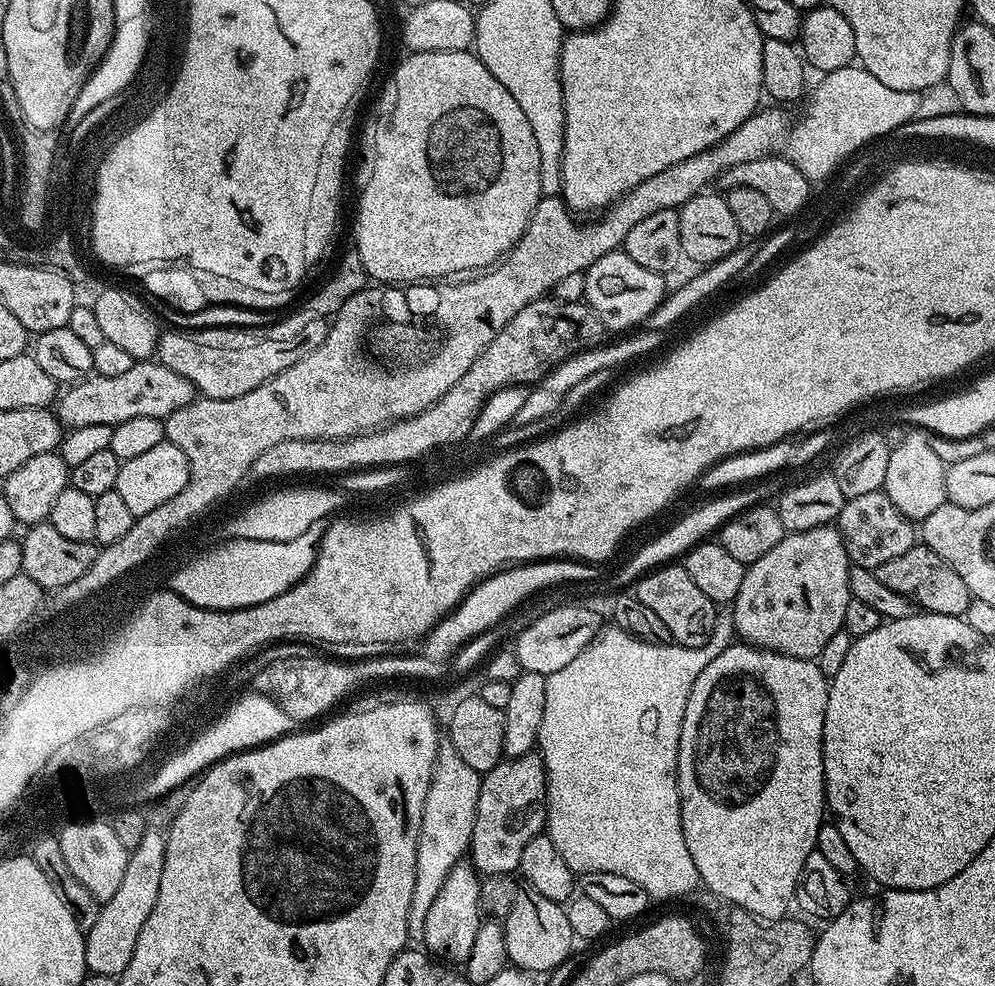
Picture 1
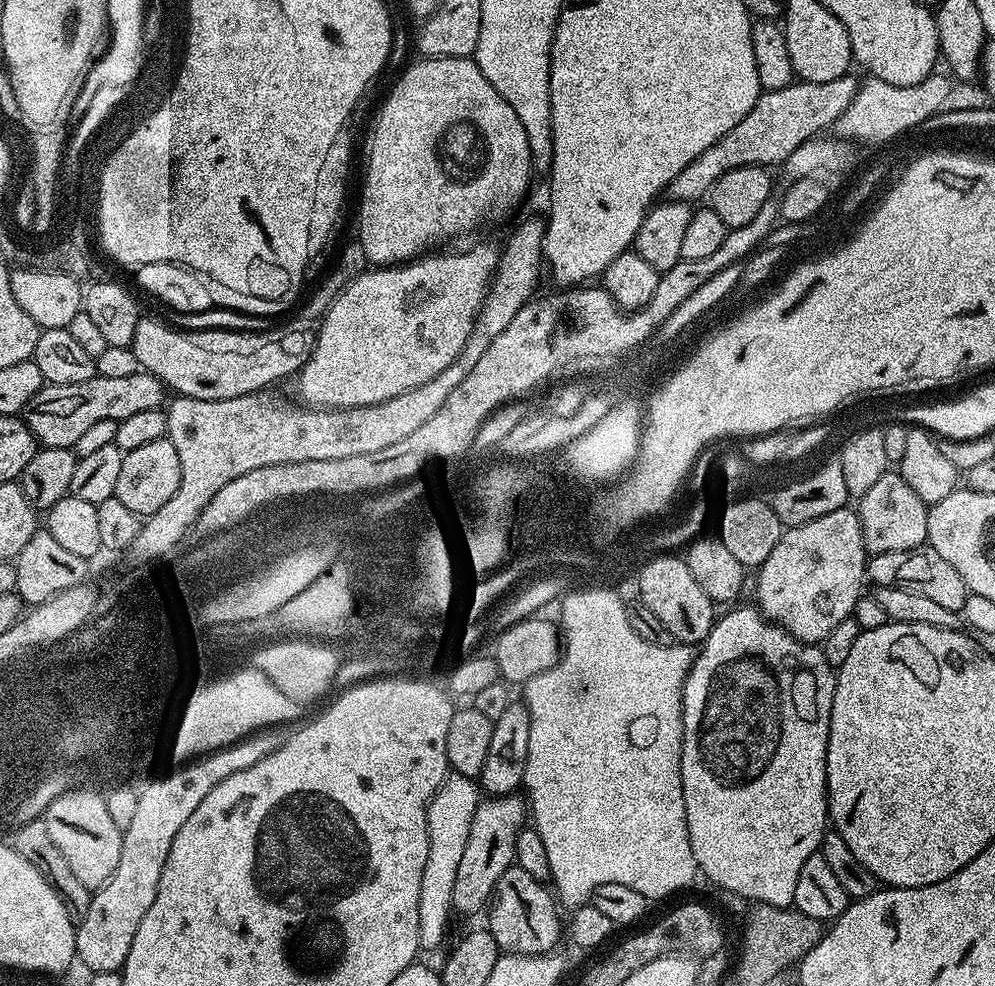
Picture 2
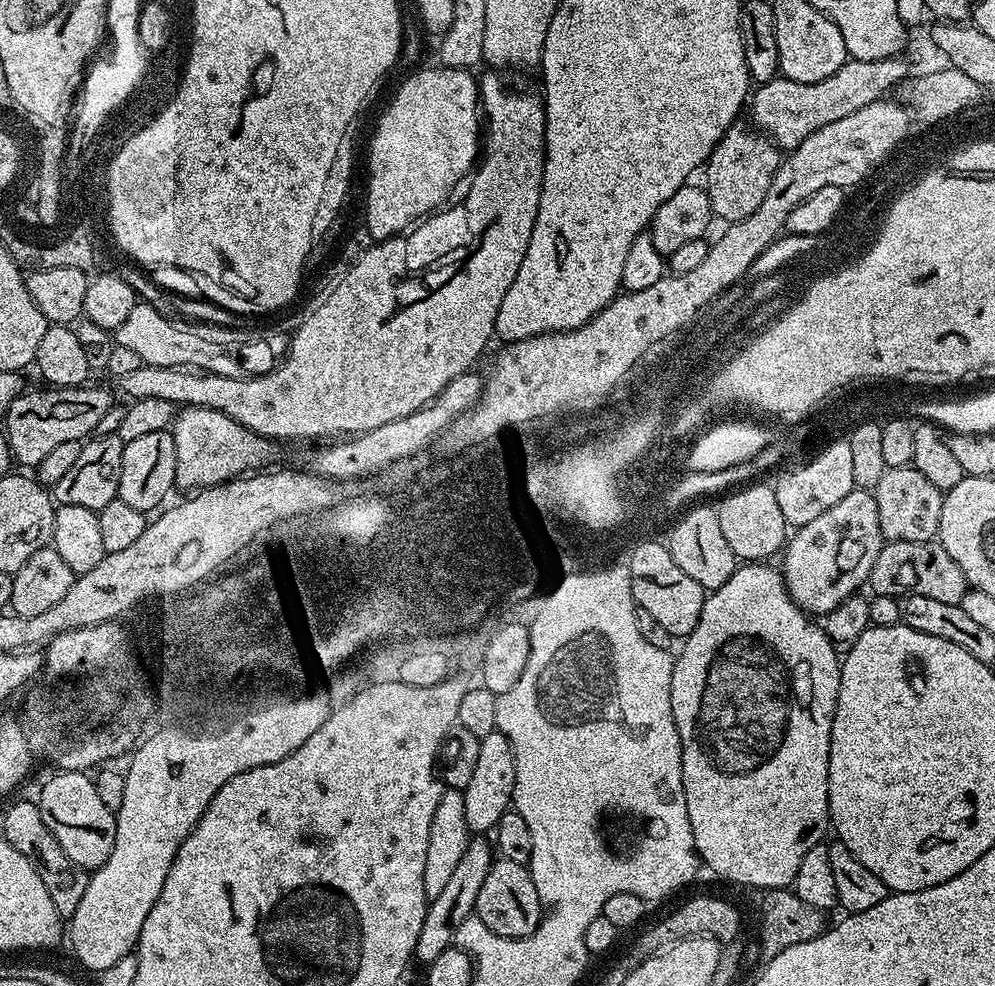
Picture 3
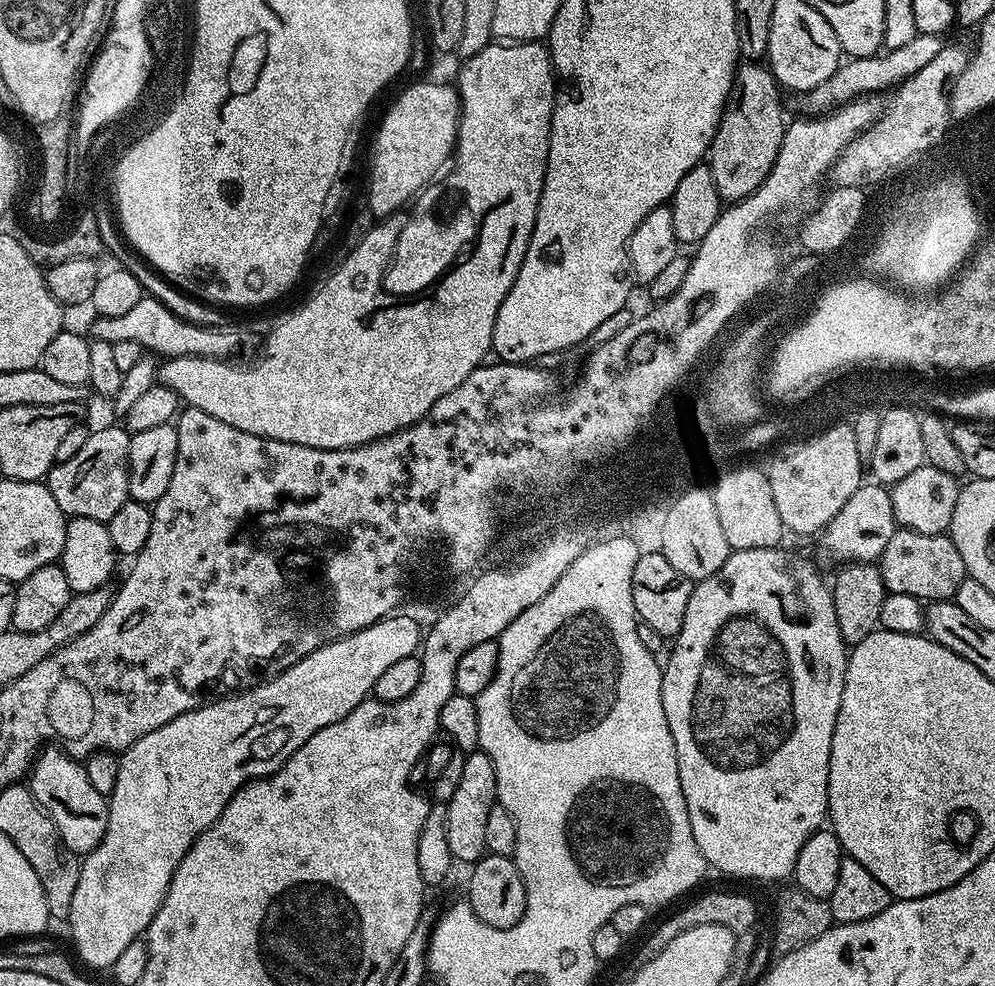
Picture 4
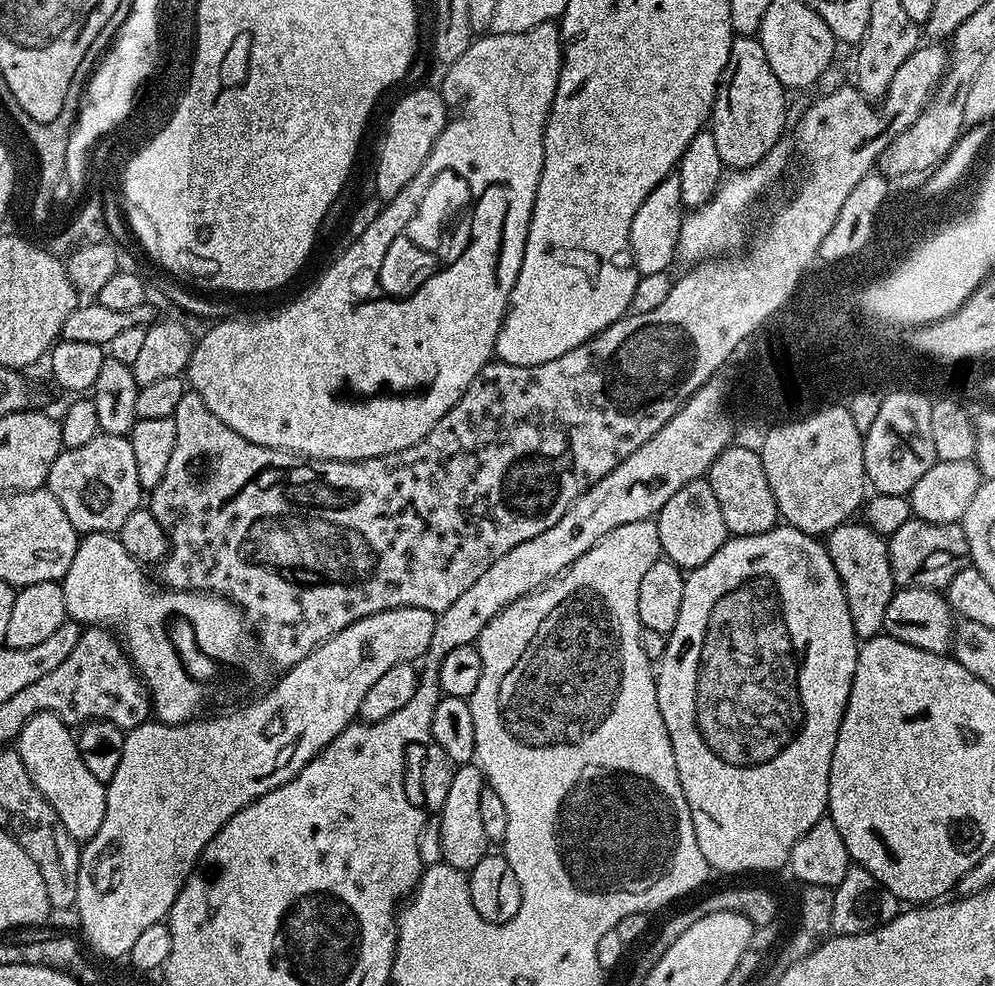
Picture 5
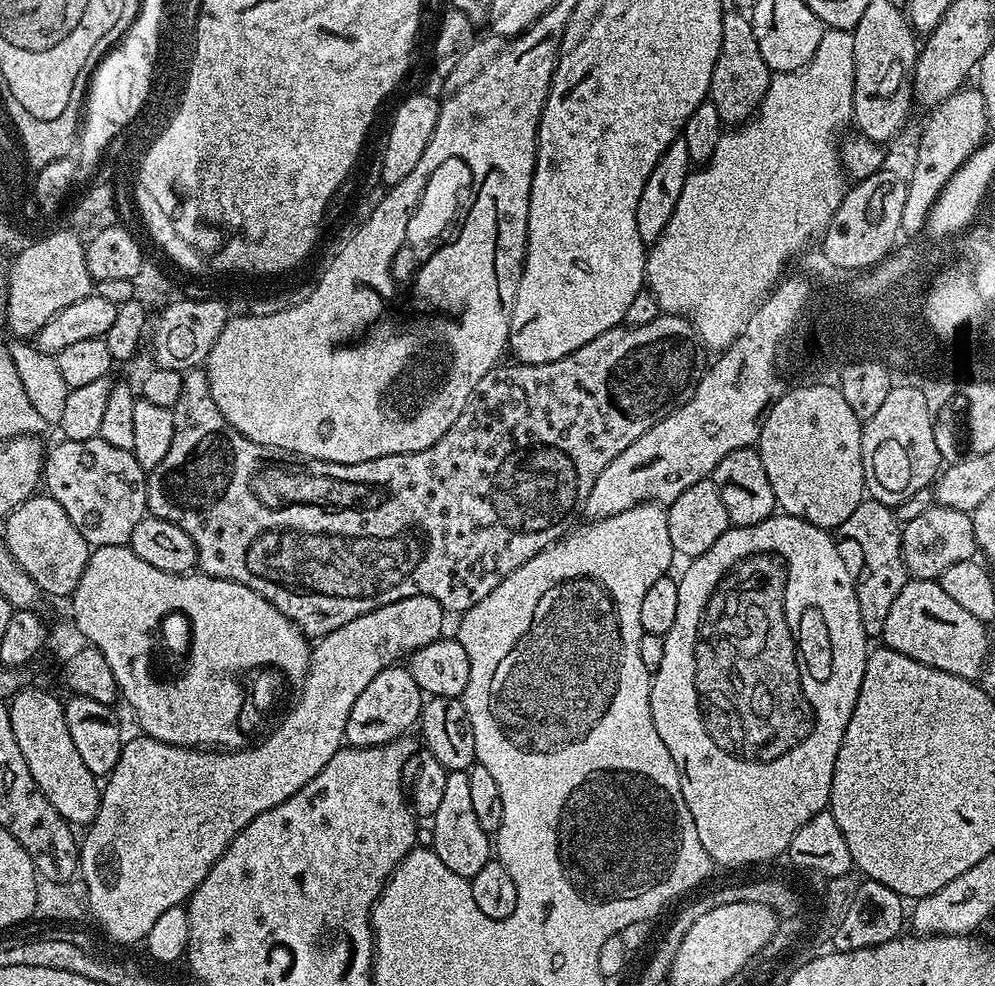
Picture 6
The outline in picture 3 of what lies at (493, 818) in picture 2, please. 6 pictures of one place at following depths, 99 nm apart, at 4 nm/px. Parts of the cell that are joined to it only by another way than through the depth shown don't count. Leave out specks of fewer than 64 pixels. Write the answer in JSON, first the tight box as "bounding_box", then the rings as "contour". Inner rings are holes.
{"bounding_box":[414,838,494,966],"contour":[[[484,838],[469,839],[466,850],[455,868],[454,874],[446,882],[442,894],[431,897],[428,905],[428,913],[422,922],[422,930],[418,934],[416,942],[416,951],[414,953],[417,961],[421,960],[424,966],[434,962],[442,950],[453,947],[456,932],[466,923],[469,923],[470,917],[475,913],[476,903],[478,902],[478,889],[482,886],[483,879],[490,870],[494,859],[494,848],[491,843],[488,844]]]}

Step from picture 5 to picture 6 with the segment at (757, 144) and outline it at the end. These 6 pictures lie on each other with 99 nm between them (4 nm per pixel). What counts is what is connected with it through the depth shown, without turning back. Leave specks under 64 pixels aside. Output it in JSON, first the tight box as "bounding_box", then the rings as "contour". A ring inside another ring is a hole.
{"bounding_box":[708,10,773,126],"contour":[[[740,10],[725,11],[722,46],[718,50],[718,62],[714,62],[714,74],[708,87],[710,102],[725,125],[739,126],[755,116],[762,98],[766,98],[773,75],[772,69],[766,66],[762,58],[762,50],[758,50],[758,38],[754,38],[751,19]]]}

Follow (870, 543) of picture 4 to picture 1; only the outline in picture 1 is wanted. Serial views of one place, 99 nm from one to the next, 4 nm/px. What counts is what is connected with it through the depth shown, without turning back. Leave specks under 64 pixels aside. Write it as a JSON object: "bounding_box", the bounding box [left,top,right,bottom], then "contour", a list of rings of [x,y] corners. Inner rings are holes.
{"bounding_box":[730,526,852,660],"contour":[[[825,526],[785,534],[782,542],[774,546],[774,550],[762,554],[758,562],[747,565],[744,569],[742,590],[738,590],[730,605],[734,610],[736,636],[743,643],[755,644],[757,648],[781,652],[803,660],[816,660],[822,654],[822,646],[826,646],[826,641],[843,629],[846,606],[852,599],[852,591],[848,585],[849,567],[850,561],[839,527]]]}

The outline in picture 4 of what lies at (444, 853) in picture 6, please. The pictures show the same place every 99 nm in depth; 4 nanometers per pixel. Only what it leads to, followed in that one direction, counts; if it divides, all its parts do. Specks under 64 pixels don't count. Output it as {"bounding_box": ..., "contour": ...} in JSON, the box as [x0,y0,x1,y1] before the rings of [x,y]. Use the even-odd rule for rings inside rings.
{"bounding_box":[446,750,497,866],"contour":[[[477,750],[467,753],[462,766],[462,779],[458,781],[452,797],[446,801],[446,838],[453,861],[460,863],[461,860],[465,866],[471,866],[485,855],[486,822],[497,802],[494,762],[490,762],[485,752]]]}

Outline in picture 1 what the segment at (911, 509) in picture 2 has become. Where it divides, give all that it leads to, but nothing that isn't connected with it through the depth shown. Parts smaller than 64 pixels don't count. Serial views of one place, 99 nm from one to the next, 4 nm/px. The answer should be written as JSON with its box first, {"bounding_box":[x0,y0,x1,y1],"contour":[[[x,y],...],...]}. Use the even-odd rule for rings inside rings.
{"bounding_box":[838,490,918,570],"contour":[[[883,490],[845,500],[838,517],[838,527],[849,561],[858,568],[875,570],[882,566],[882,562],[899,558],[918,543],[917,525],[899,512]]]}

